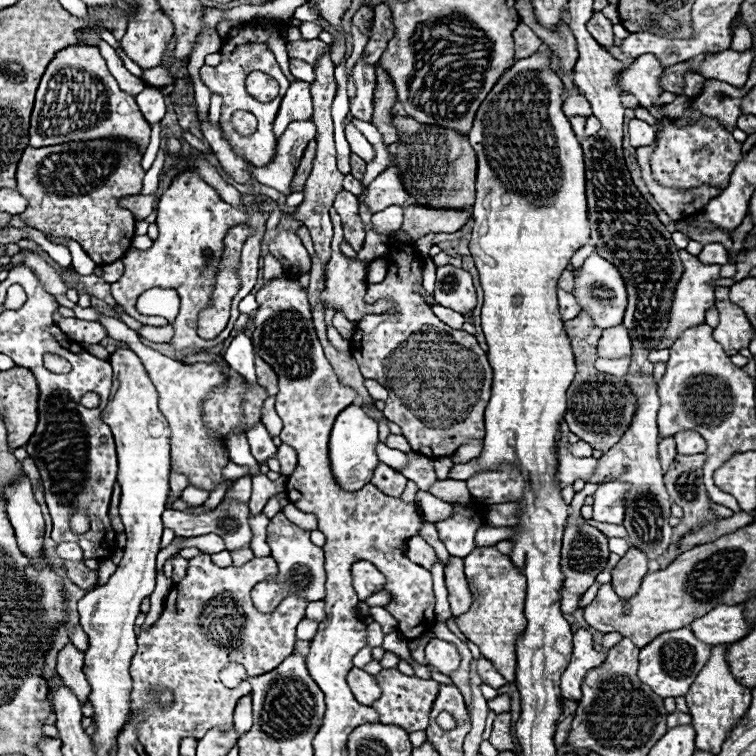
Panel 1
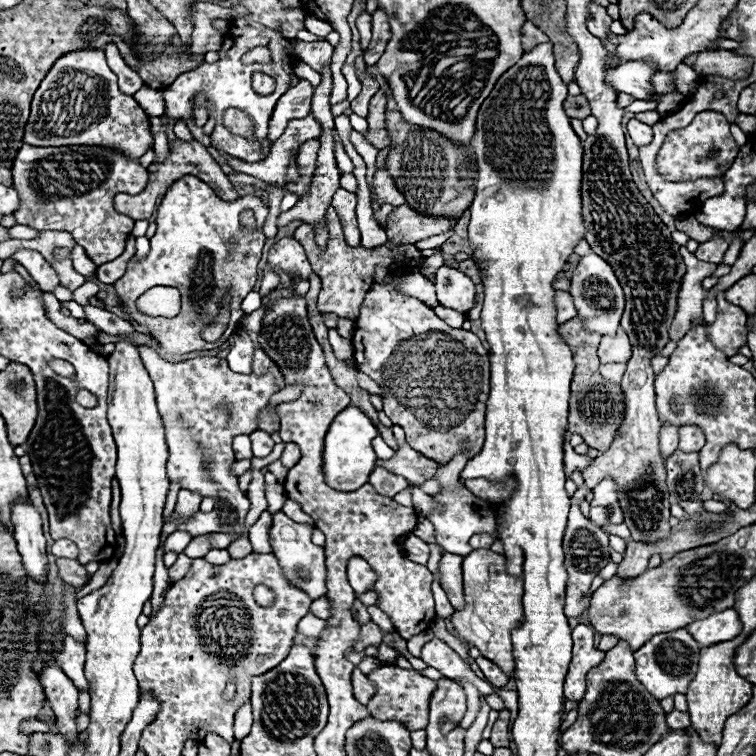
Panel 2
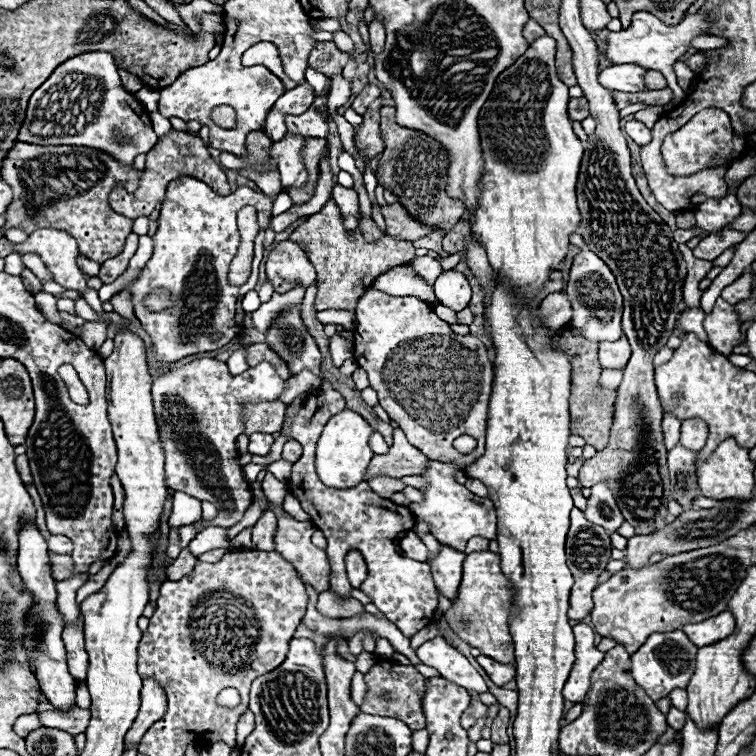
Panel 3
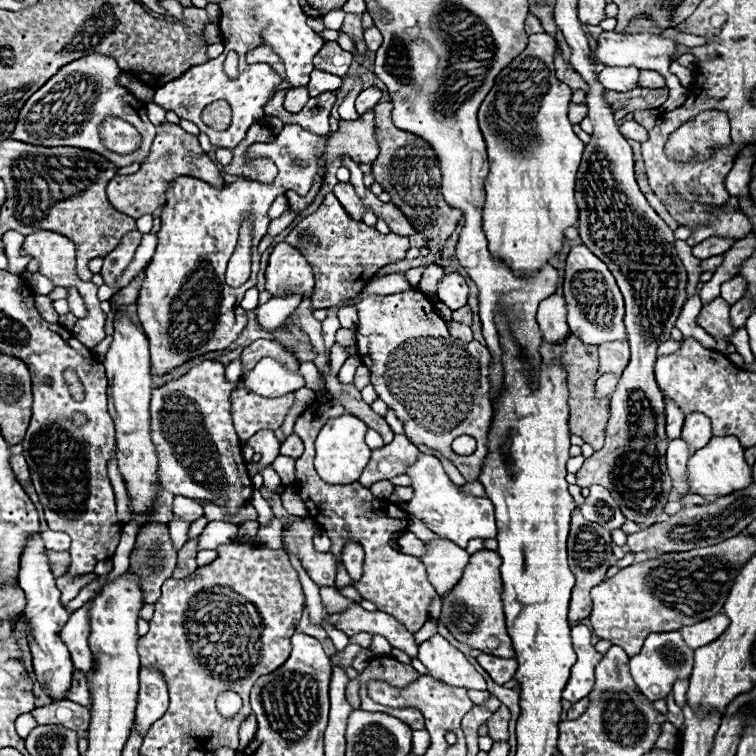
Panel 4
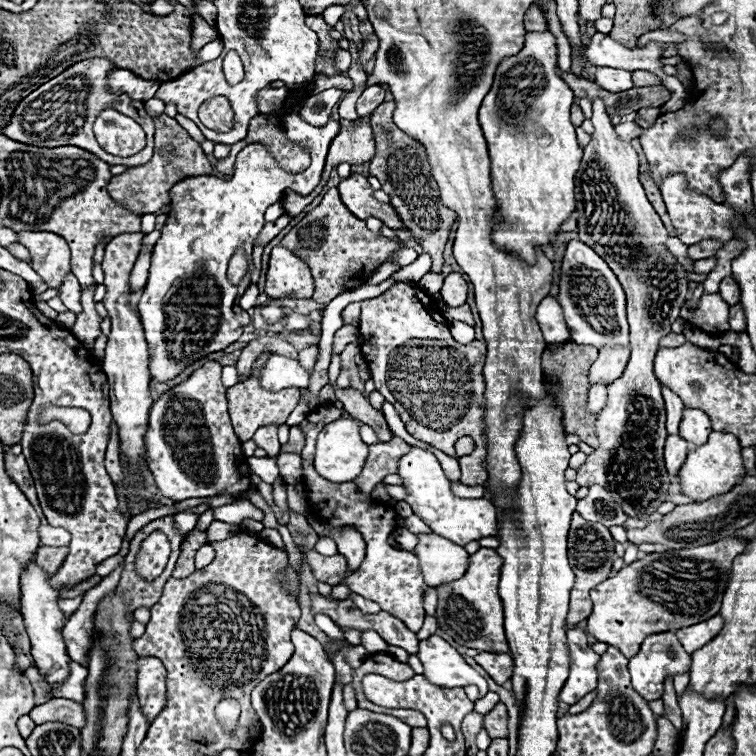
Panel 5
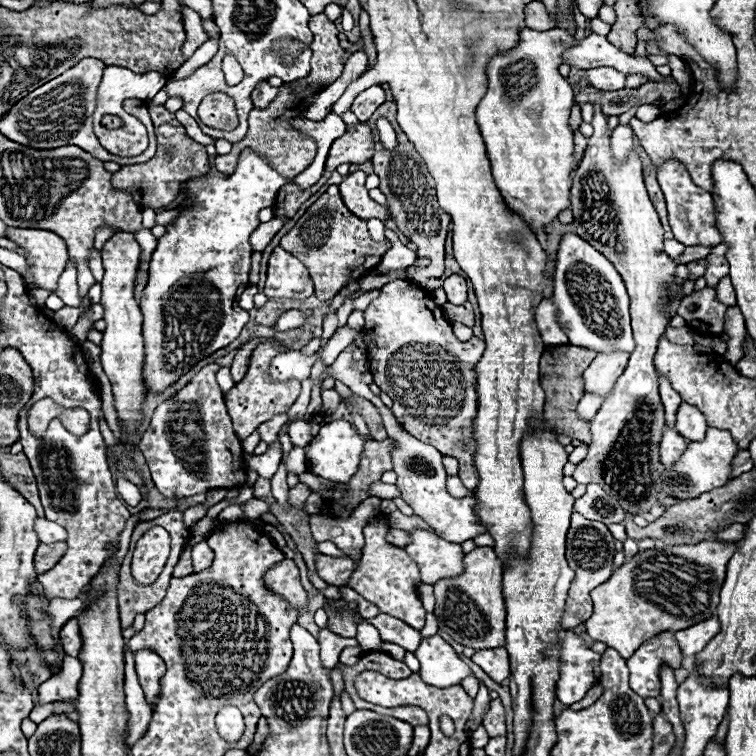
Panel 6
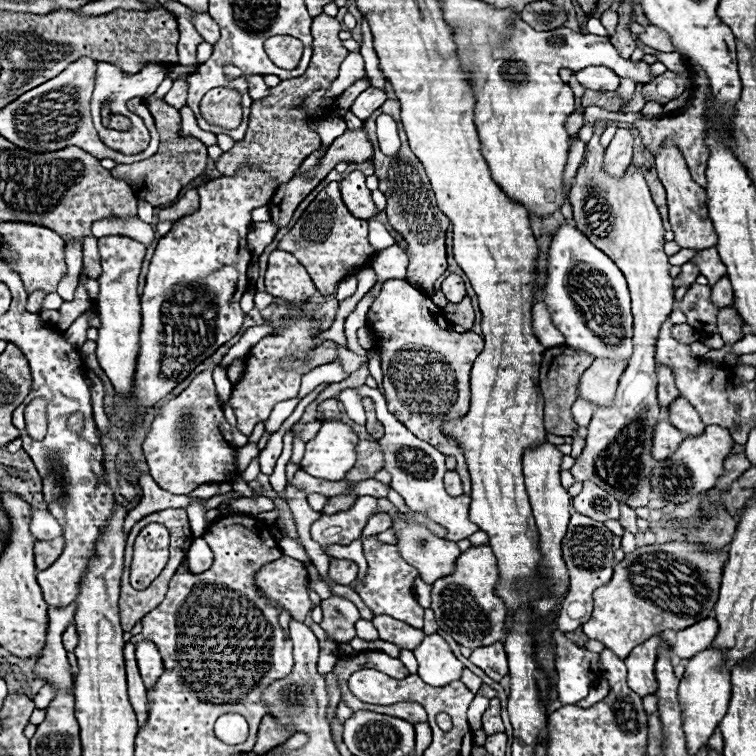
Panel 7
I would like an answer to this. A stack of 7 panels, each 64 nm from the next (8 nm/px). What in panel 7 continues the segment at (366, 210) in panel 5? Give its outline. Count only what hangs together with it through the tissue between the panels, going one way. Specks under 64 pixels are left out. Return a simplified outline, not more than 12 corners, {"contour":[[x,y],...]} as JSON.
{"contour":[[360,170],[340,182],[342,200],[356,218],[374,218],[378,208]]}

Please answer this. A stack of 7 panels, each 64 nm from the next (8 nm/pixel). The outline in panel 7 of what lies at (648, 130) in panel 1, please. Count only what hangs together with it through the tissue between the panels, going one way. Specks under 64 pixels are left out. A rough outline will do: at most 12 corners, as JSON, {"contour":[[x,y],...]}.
{"contour":[[618,128],[606,170],[618,178],[632,162],[632,134]]}

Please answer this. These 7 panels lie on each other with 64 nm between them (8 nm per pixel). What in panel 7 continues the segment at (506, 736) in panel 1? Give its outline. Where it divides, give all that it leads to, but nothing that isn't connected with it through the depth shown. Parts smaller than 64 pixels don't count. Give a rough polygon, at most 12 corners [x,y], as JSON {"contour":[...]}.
{"contour":[[490,700],[482,716],[488,736],[504,732],[500,718],[500,700]]}

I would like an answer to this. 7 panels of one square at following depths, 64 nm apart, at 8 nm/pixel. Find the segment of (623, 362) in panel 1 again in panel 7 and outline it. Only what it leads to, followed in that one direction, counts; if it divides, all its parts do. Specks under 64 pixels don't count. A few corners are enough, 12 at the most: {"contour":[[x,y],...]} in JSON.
{"contour":[[578,398],[572,406],[576,422],[588,426],[596,404]]}

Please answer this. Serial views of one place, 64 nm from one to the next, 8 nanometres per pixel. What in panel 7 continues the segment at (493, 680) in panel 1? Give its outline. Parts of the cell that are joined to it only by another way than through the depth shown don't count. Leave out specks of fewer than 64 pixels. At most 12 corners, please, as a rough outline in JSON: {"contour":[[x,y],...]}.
{"contour":[[500,642],[476,648],[470,660],[492,680],[508,676]]}

